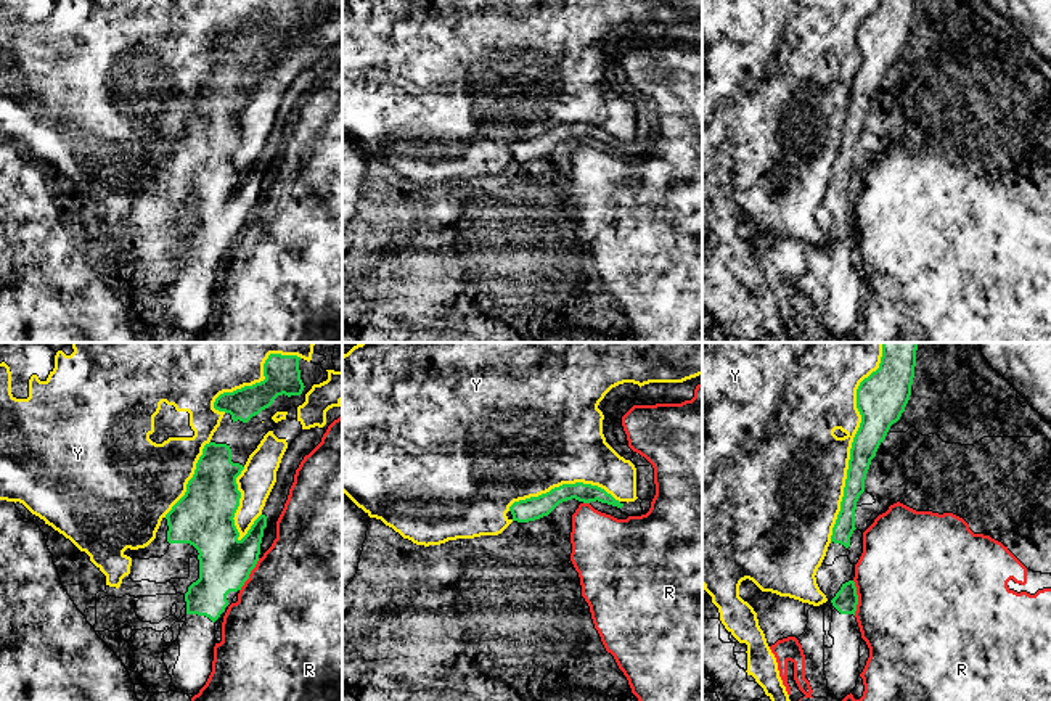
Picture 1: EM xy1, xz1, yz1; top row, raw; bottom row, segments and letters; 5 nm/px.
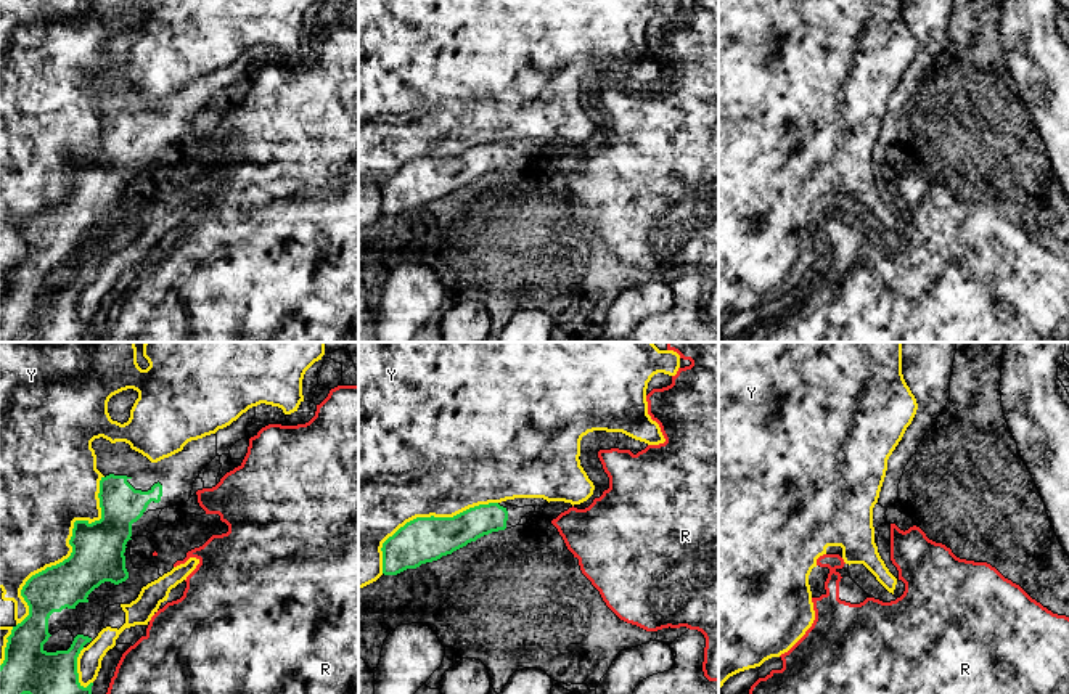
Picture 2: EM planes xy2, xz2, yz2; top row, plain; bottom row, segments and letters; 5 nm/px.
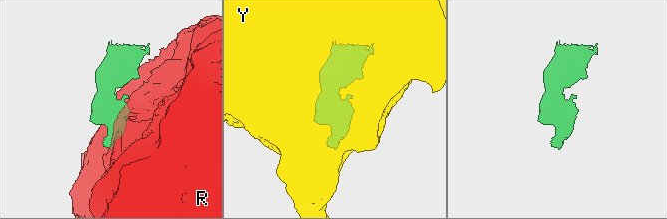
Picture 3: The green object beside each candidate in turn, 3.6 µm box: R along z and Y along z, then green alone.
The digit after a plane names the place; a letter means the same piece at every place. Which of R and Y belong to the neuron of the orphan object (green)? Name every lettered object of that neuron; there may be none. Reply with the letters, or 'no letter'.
no letter

